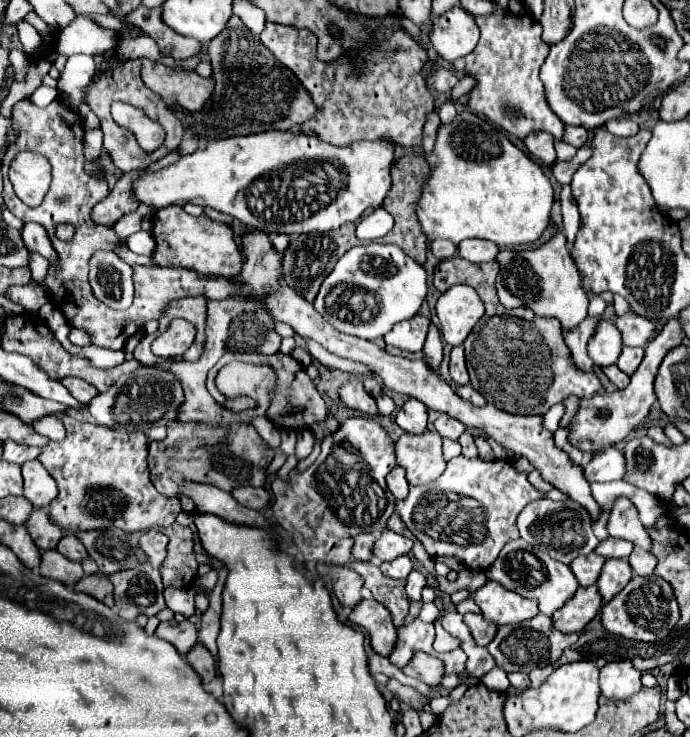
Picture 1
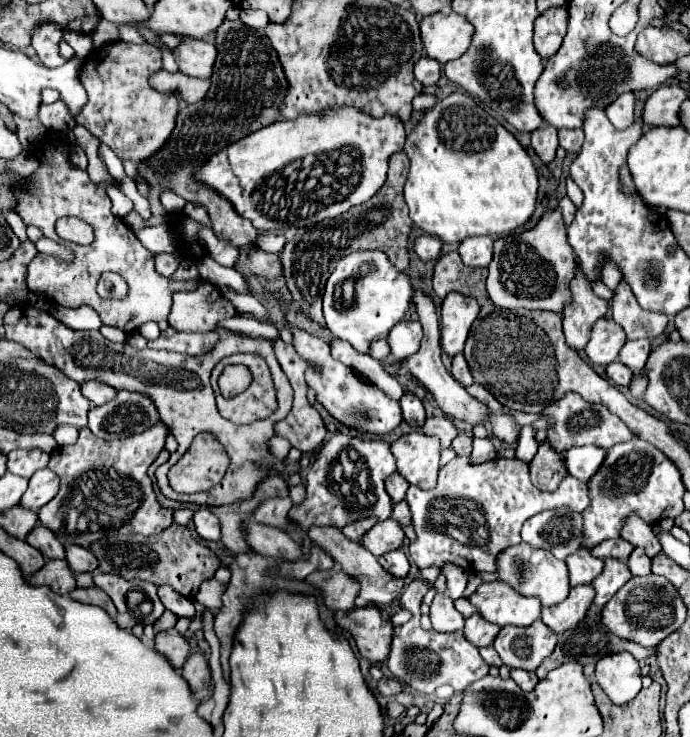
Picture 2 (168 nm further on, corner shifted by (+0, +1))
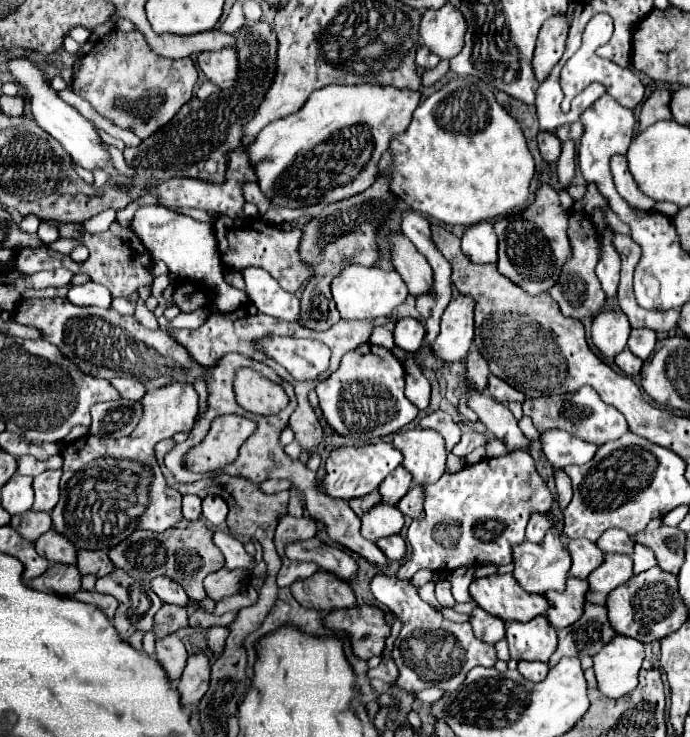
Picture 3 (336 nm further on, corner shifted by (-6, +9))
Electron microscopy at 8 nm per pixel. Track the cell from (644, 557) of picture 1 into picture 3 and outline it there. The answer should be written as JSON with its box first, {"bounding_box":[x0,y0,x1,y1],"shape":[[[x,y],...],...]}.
{"bounding_box":[632,543,656,573],"shape":[[[642,543],[634,545],[632,559],[634,559],[634,573],[642,573],[642,571],[646,571],[646,569],[650,569],[650,567],[656,565],[656,557],[654,557],[652,549],[648,549]]]}

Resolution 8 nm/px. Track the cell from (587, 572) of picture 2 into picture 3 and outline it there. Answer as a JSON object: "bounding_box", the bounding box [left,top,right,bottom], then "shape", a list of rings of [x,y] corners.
{"bounding_box":[568,539,604,579],"shape":[[[574,539],[568,545],[572,564],[569,571],[569,576],[586,579],[596,567],[602,565],[604,561],[604,553],[596,547],[596,543],[586,541],[586,539]]]}

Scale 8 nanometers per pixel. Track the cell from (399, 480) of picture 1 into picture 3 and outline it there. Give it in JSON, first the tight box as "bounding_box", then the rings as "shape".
{"bounding_box":[378,465,412,505],"shape":[[[400,465],[398,469],[394,469],[394,473],[390,473],[390,477],[386,477],[386,481],[382,481],[382,485],[378,487],[378,491],[380,491],[384,503],[398,505],[398,501],[408,493],[410,487],[412,487],[412,477]]]}

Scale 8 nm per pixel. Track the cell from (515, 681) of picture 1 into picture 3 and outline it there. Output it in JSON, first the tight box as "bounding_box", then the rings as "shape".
{"bounding_box":[518,661,550,683],"shape":[[[518,661],[518,671],[520,671],[526,679],[530,679],[530,681],[534,681],[534,683],[546,679],[548,669],[550,669],[548,663],[538,663],[538,661]]]}

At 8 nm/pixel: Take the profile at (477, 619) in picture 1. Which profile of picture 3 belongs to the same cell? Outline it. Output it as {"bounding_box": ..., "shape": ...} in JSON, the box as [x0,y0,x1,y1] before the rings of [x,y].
{"bounding_box":[470,607,506,645],"shape":[[[476,607],[470,615],[470,623],[474,627],[474,635],[490,645],[498,643],[500,639],[504,639],[504,633],[506,633],[506,627],[504,627],[504,621],[486,613],[484,609]]]}

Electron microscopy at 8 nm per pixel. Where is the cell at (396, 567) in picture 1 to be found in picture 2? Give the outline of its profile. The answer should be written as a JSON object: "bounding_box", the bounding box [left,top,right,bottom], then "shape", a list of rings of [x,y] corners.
{"bounding_box":[378,549,408,579],"shape":[[[402,549],[390,551],[382,557],[378,557],[378,561],[390,575],[396,575],[396,577],[402,577],[402,579],[408,575],[408,559],[406,559]]]}

